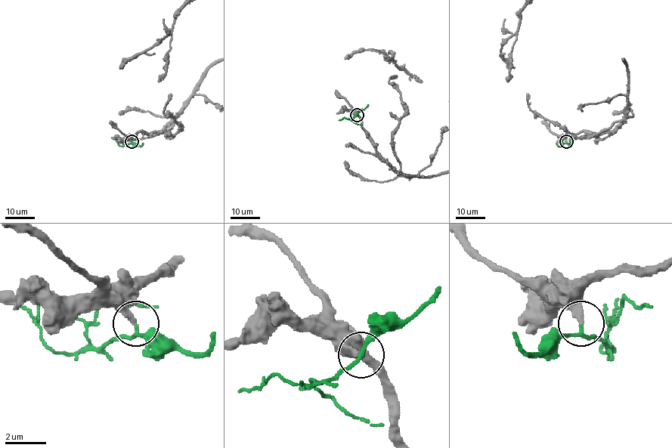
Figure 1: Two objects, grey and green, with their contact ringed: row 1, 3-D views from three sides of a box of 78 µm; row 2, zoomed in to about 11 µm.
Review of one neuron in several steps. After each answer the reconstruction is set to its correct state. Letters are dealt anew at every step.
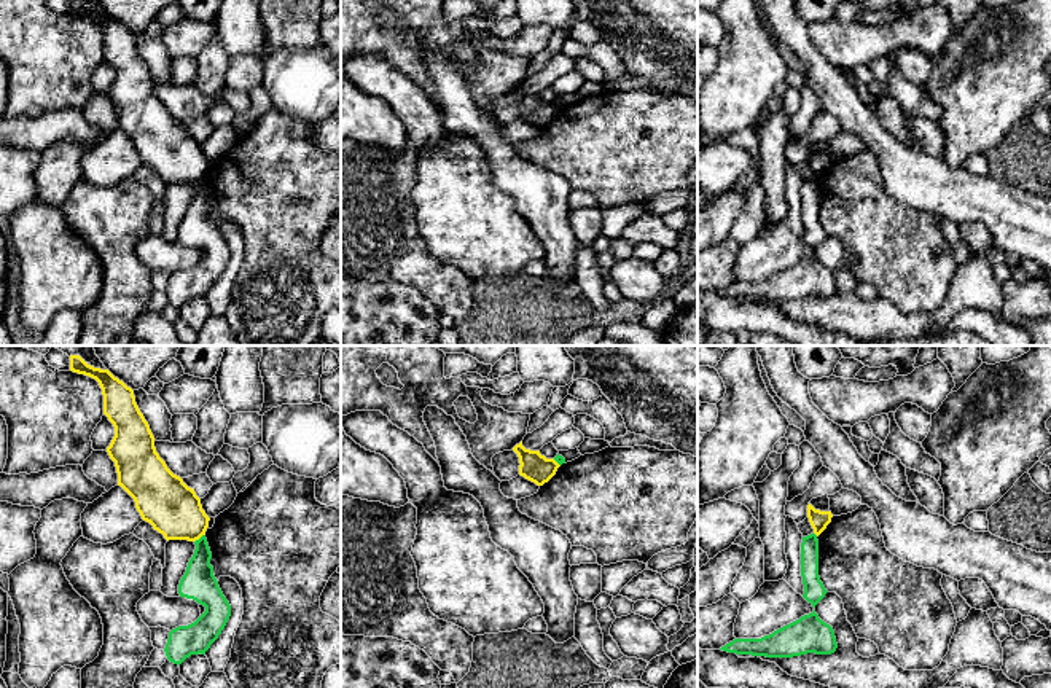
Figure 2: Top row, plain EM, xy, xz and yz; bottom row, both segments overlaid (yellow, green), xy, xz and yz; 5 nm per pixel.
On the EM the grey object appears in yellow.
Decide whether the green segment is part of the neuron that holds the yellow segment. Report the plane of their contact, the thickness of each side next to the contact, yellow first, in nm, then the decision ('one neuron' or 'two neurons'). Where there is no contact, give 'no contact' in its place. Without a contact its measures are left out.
meets yellow in xy; 280 nm thick on the yellow side, 170 nm on the other; two neurons

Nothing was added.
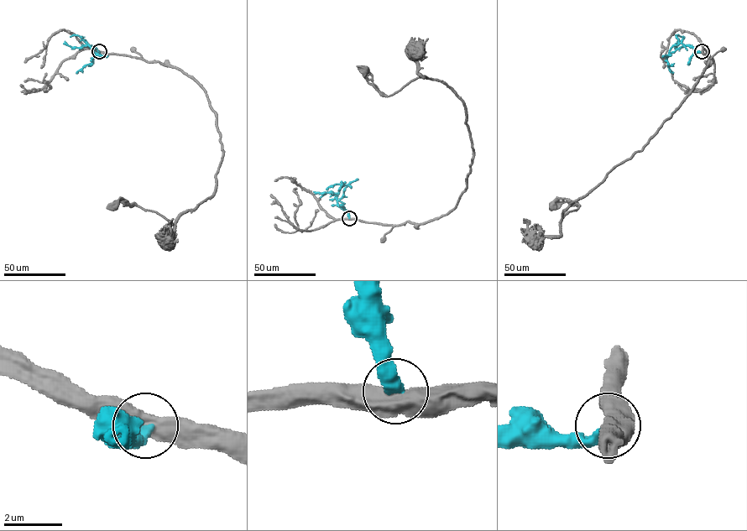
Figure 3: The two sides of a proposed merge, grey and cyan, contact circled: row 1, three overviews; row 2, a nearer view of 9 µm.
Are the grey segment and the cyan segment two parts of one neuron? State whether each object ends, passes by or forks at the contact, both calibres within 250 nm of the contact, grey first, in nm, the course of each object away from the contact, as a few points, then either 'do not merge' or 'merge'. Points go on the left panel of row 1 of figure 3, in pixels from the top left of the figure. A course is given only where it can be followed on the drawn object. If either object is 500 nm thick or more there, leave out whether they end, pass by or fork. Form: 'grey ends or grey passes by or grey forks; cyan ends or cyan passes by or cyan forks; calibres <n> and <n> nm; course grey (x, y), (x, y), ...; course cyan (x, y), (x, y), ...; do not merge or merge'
calibres 600 and 420 nm; course grey (99, 51), (190, 75), (215, 113), (222, 150), (215, 192), (174, 223), (136, 205), (113, 206); course cyan (99, 51), (87, 44), (92, 51), (91, 63), (76, 73); do not merge

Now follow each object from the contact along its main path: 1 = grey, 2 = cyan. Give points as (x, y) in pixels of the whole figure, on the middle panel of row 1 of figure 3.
1: (349, 219), (395, 225), (446, 215), (472, 158), (465, 105), (443, 82), (422, 76), (386, 96), (363, 69)
2: (349, 218), (349, 212), (337, 201), (342, 184), (334, 184), (326, 189)

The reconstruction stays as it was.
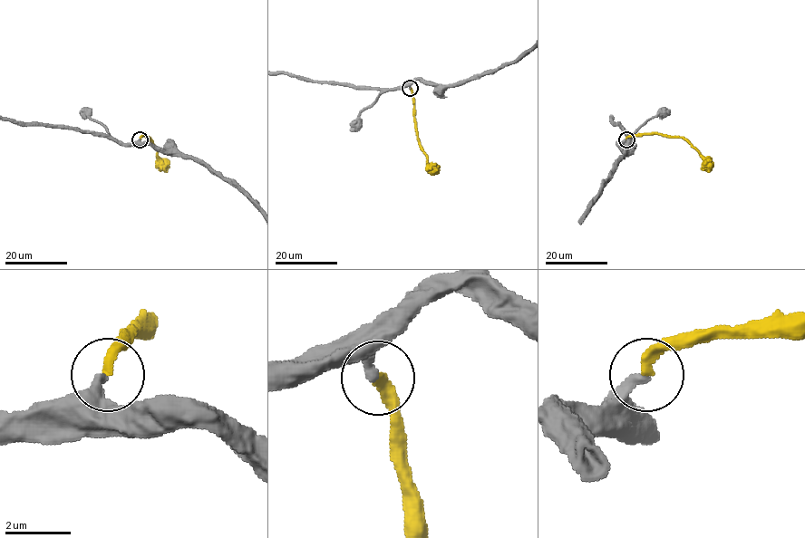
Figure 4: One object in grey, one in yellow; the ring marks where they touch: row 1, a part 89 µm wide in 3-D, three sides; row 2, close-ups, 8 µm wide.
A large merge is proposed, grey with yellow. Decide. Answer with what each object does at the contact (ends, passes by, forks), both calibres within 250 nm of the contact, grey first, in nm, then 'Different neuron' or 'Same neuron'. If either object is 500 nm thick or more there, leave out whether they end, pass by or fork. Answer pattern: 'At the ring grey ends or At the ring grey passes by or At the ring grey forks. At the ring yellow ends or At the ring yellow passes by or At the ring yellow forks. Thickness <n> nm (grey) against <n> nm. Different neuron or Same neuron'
At the ring grey ends. At the ring yellow ends. Thickness 320 nm (grey) against 300 nm. Same neuron

